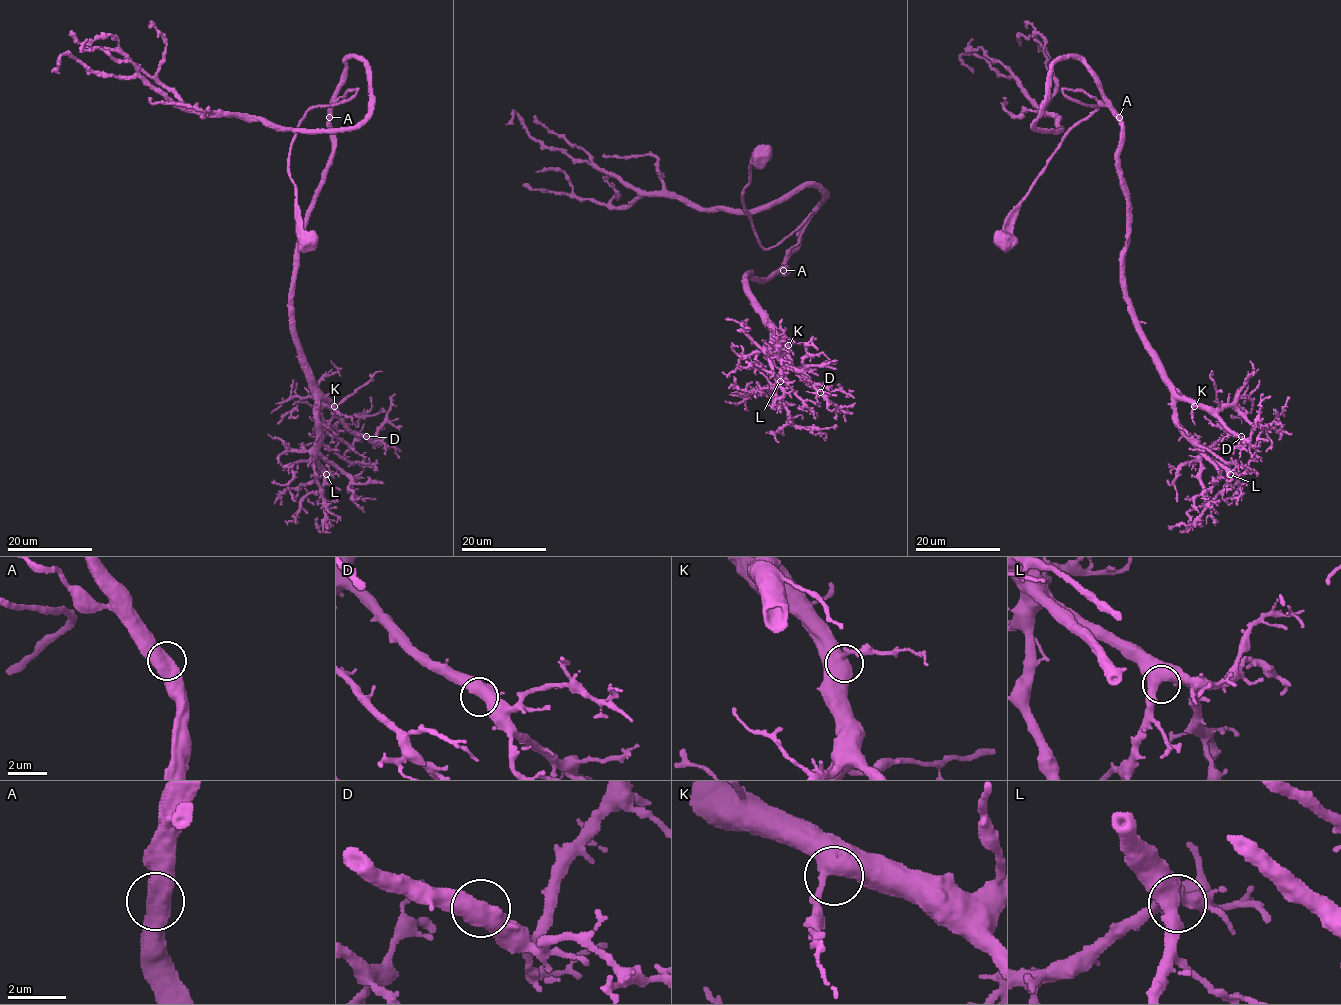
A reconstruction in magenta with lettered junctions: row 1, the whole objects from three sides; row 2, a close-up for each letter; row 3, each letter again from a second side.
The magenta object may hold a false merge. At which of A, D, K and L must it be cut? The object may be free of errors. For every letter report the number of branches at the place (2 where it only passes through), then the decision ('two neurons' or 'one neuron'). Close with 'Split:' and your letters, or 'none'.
A: 2 branches meet; one neuron
D: 2 branches meet; one neuron
K: 2 branches meet; one neuron
L: 2 branches meet; one neuron
Split: none

